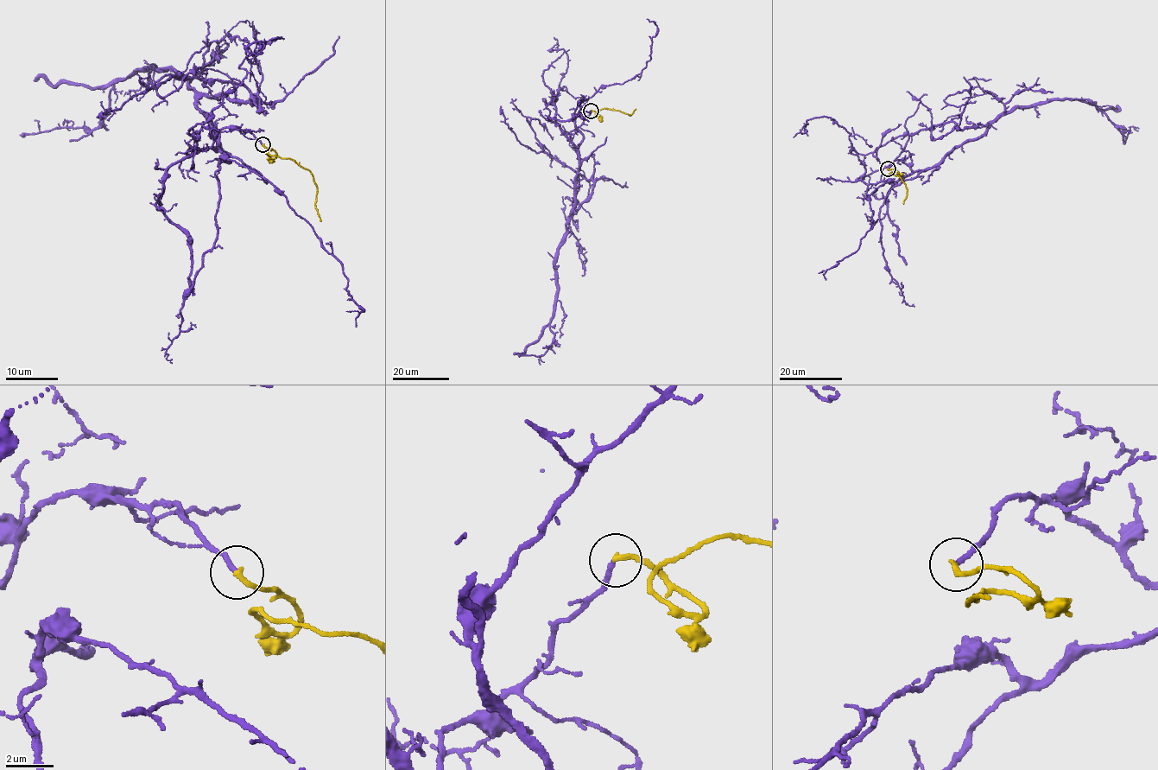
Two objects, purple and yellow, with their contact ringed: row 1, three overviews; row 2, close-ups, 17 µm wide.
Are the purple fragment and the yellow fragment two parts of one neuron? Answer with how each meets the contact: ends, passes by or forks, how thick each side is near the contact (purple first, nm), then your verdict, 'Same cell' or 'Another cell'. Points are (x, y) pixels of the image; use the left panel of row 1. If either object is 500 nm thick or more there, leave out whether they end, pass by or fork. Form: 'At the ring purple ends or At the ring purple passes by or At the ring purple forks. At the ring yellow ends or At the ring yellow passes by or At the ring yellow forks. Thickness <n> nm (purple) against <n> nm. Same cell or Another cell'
At the ring purple ends. At the ring yellow ends. Thickness 200 nm (purple) against 240 nm. Same cell

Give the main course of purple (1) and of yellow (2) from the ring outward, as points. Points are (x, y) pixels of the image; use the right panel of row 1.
1: (888, 168), (897, 159), (916, 171), (933, 168), (1004, 113), (1058, 98), (1093, 103), (1130, 131), (1123, 143)
2: (888, 168), (897, 172), (889, 174), (897, 175), (905, 183), (907, 196), (903, 203)

